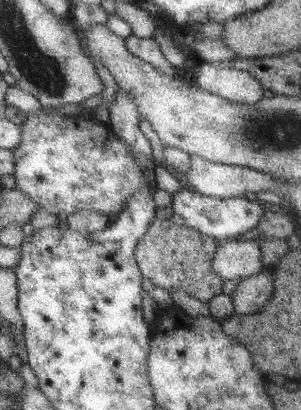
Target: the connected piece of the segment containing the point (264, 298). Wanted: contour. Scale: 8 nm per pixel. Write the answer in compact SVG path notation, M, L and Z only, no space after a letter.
M264 269L259 274L240 279L236 288L229 294L236 314L252 314L265 311L272 297L274 285L272 274Z

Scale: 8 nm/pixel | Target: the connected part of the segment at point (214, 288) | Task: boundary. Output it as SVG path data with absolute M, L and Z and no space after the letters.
M156 216L146 234L138 241L134 255L140 272L158 288L172 294L183 290L186 294L208 303L222 292L224 280L213 272L211 258L216 252L218 239L202 234L188 225L176 225L170 219Z

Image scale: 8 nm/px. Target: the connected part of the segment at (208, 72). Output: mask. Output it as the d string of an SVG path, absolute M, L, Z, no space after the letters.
M206 62L200 65L196 84L220 98L242 104L256 104L268 94L249 72Z

